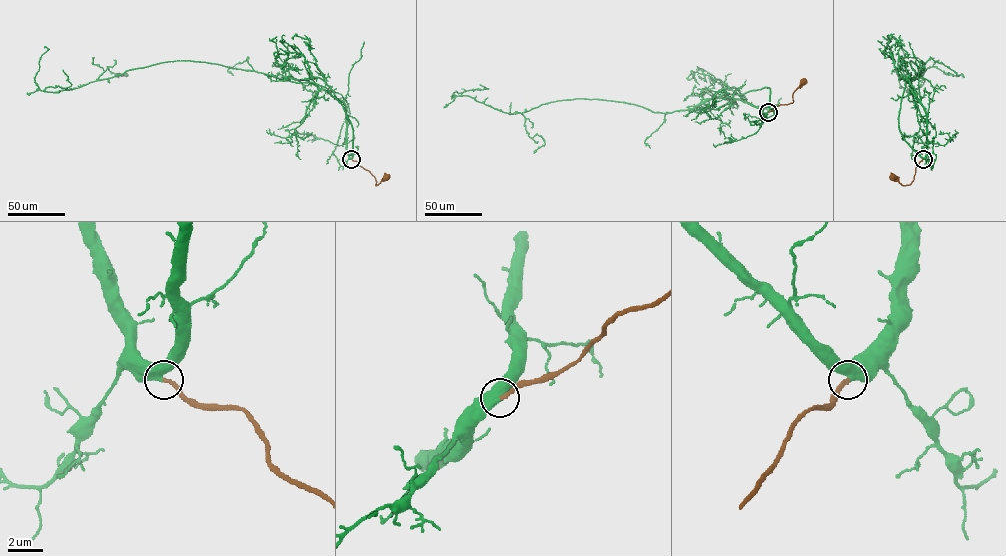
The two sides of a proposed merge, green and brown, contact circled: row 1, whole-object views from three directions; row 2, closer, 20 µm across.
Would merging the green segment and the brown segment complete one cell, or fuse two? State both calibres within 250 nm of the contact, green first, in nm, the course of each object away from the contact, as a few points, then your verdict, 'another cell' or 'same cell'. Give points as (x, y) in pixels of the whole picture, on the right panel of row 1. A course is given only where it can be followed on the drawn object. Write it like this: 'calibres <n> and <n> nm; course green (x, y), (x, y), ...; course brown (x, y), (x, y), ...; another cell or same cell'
calibres 440 and 190 nm; course green (923, 159), (904, 139), (898, 117), (905, 82), (924, 70), (910, 60), (924, 81), (907, 92), (900, 47); course brown (923, 159), (915, 167), (910, 184), (902, 185), (893, 177); same cell

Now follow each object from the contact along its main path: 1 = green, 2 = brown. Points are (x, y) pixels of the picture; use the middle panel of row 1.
1: (768, 112), (764, 87), (666, 113), (576, 98), (508, 113), (451, 96), (461, 89)
2: (768, 112), (780, 104), (792, 103), (794, 91), (803, 82)

